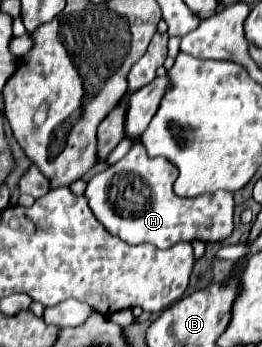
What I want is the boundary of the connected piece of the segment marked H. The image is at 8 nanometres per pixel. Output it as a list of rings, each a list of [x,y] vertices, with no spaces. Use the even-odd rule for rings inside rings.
[[[136,141],[118,163],[88,181],[86,199],[104,229],[130,245],[152,243],[158,249],[168,249],[176,243],[192,243],[196,239],[204,243],[226,241],[234,229],[232,195],[228,191],[216,191],[212,195],[182,199],[172,191],[174,181],[176,167],[164,157],[150,159],[144,145]]]

